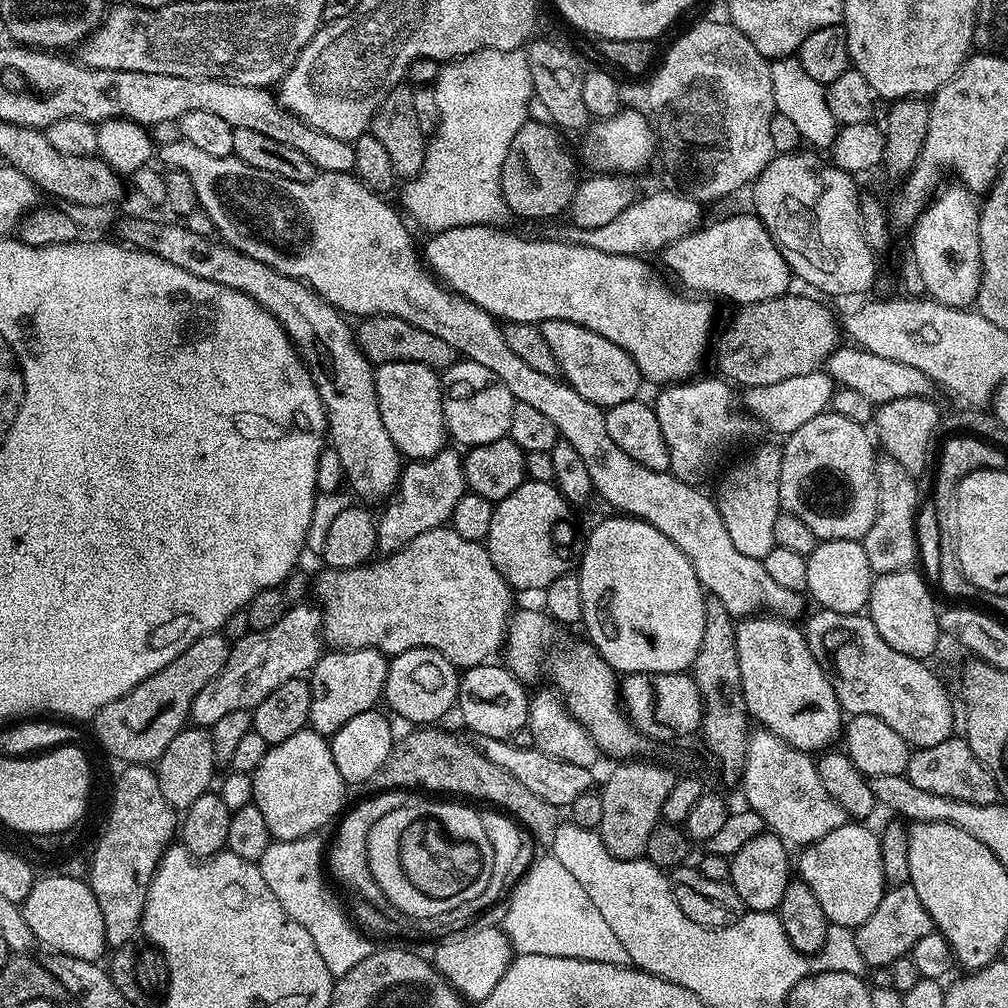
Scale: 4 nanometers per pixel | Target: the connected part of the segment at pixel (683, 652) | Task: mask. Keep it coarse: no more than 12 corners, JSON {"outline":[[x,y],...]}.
{"outline":[[634,516],[578,556],[582,628],[617,674],[688,672],[706,593]]}

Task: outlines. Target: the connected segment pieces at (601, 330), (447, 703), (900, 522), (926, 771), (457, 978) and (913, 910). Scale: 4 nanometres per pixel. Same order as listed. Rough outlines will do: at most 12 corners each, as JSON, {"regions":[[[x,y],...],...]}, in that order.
{"regions":[[[475,224],[427,237],[497,321],[586,326],[647,383],[700,372],[711,299],[647,259]],[[441,652],[388,661],[383,699],[412,726],[457,707],[458,670]],[[876,461],[878,510],[862,541],[873,573],[915,565],[913,473]],[[964,738],[915,749],[914,786],[978,806],[998,782]],[[499,927],[435,945],[436,971],[468,1002],[485,1000],[514,959]],[[911,883],[885,891],[854,929],[869,969],[909,955],[933,930]]]}

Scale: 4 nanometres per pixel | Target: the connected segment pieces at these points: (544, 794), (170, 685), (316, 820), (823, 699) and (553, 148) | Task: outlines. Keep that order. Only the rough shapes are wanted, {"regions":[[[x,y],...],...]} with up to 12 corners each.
{"regions":[[[483,738],[478,751],[530,794],[567,809],[593,787],[586,766]],[[198,638],[106,702],[96,736],[125,765],[151,765],[224,671],[230,641]],[[331,743],[271,745],[252,803],[273,841],[319,833],[346,808]],[[791,619],[737,623],[749,717],[799,752],[835,745],[832,679]],[[525,120],[500,189],[509,213],[569,211],[576,164],[552,124]]]}

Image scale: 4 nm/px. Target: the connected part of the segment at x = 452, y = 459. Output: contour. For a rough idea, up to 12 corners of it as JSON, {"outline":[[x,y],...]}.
{"outline":[[445,446],[401,467],[378,516],[376,547],[402,550],[445,527],[466,491]]}

